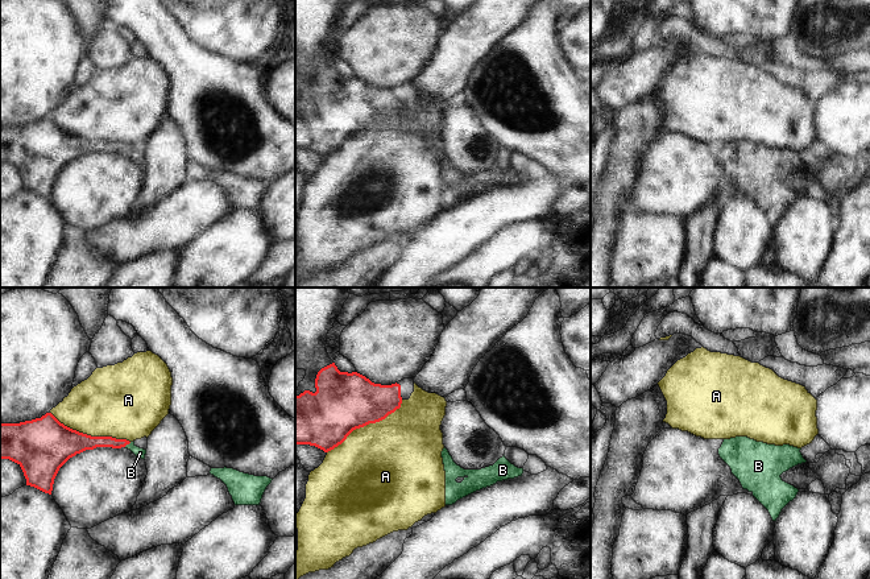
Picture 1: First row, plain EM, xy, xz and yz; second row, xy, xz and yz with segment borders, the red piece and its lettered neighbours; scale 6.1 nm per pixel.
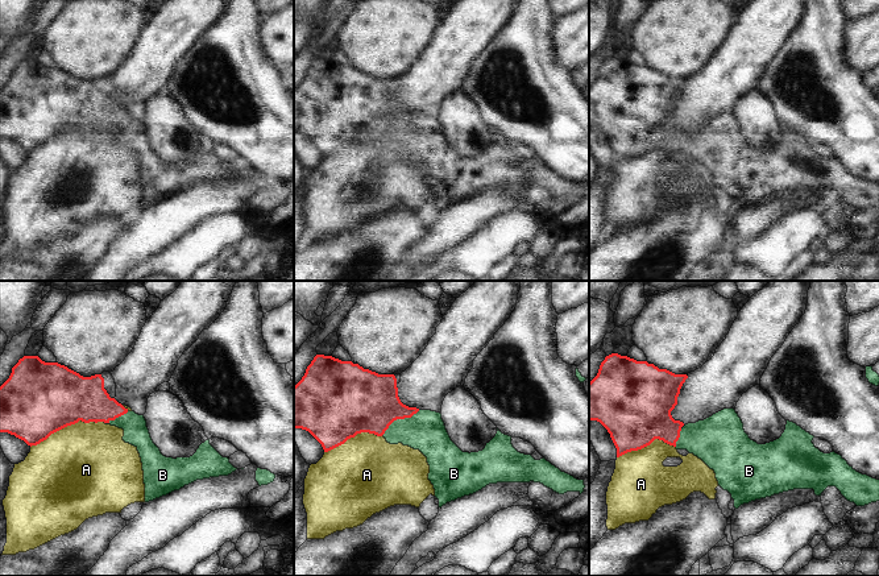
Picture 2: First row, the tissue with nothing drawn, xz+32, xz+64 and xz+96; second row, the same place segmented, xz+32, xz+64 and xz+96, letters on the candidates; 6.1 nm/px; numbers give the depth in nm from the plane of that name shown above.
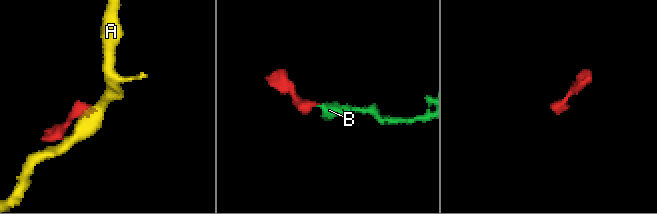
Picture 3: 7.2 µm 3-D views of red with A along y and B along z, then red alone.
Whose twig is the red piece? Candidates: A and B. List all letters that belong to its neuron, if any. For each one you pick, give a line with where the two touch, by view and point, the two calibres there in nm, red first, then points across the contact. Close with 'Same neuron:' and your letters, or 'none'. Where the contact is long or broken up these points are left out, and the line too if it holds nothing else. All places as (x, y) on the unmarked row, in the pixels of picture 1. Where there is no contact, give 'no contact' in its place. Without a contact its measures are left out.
B: xy (127, 148) | 100/60 nm | across xy (86, 147), (127, 148), (140, 157)
Same neuron: B

